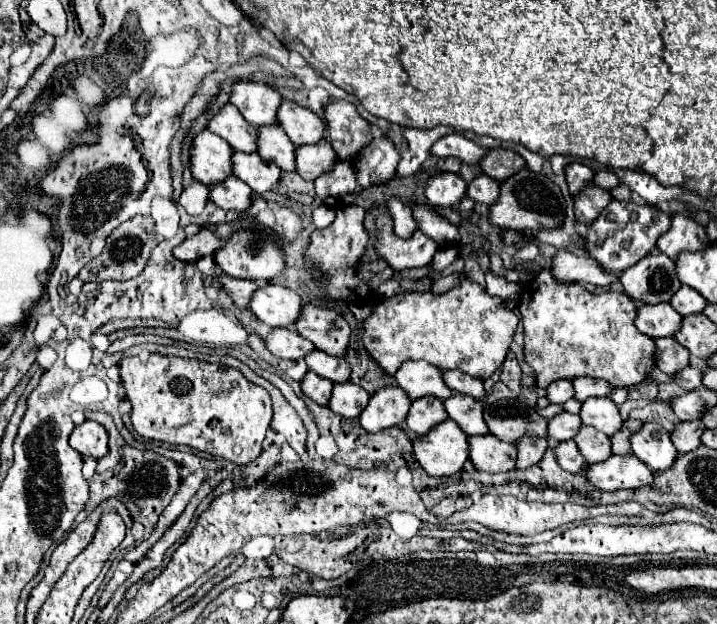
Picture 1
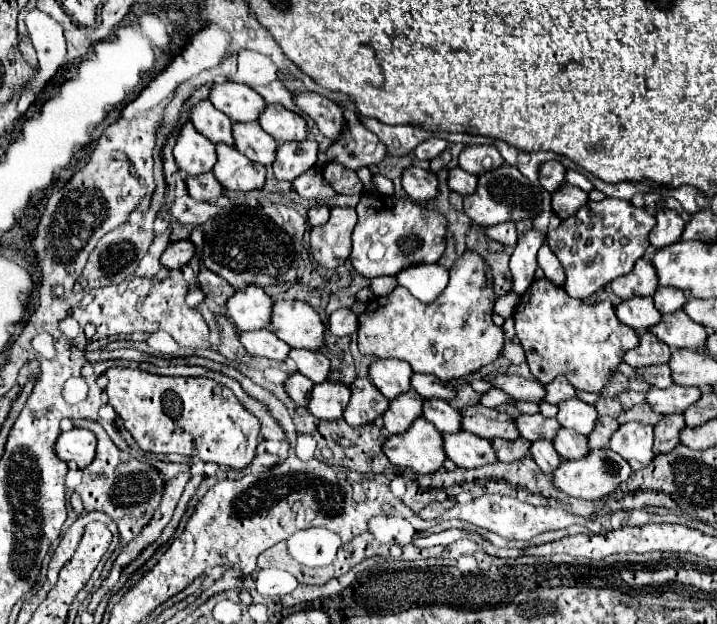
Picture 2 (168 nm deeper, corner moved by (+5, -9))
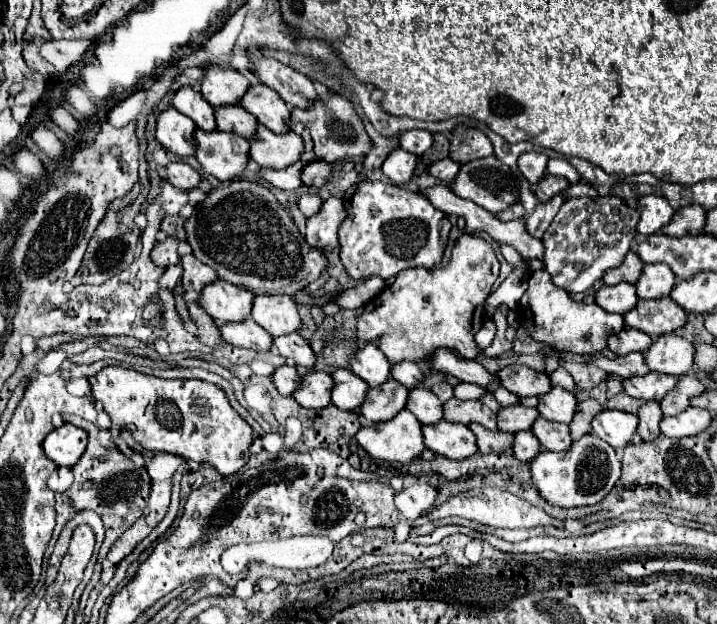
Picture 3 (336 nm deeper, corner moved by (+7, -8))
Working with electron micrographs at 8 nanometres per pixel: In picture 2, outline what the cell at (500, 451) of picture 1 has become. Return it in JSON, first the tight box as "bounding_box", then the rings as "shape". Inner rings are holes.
{"bounding_box":[442,431,496,469],"shape":[[[468,431],[444,433],[442,441],[444,441],[446,457],[452,459],[458,467],[474,469],[496,461],[492,443],[478,435],[470,435]]]}

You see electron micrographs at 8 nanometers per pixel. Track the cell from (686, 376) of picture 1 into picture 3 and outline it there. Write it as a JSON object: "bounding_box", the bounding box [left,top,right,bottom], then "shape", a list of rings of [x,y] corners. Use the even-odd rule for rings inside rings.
{"bounding_box":[588,352,648,378],"shape":[[[634,352],[634,354],[628,354],[628,356],[622,356],[622,358],[614,358],[614,360],[608,360],[604,356],[596,356],[588,362],[590,366],[598,366],[606,372],[614,372],[622,378],[634,378],[634,376],[642,376],[642,374],[648,374],[648,366],[644,366],[644,356]]]}

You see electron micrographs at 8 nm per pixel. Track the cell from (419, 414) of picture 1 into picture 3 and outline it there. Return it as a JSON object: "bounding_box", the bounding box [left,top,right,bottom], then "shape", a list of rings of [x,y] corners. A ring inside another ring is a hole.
{"bounding_box":[360,382,408,424],"shape":[[[384,382],[380,388],[370,388],[366,394],[366,400],[360,408],[360,414],[364,420],[376,424],[376,422],[388,422],[392,420],[400,410],[406,408],[408,390],[396,382]]]}

